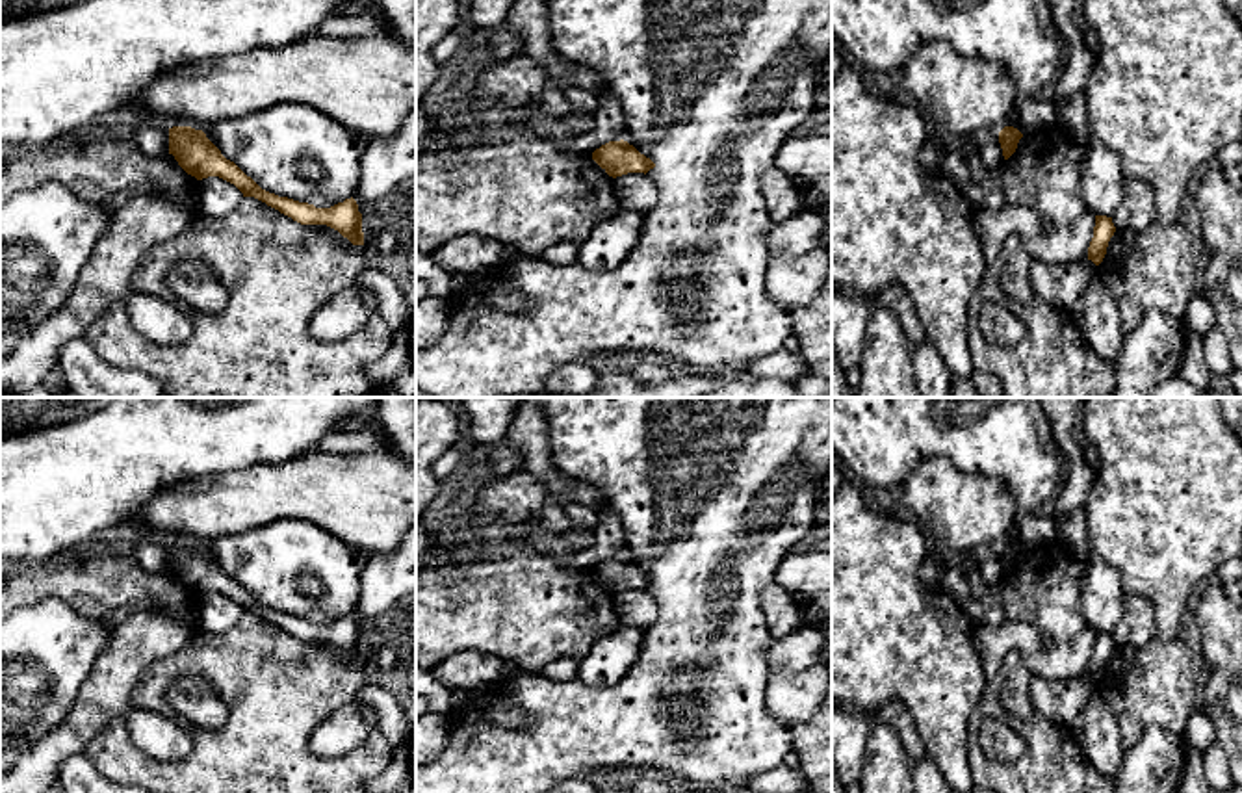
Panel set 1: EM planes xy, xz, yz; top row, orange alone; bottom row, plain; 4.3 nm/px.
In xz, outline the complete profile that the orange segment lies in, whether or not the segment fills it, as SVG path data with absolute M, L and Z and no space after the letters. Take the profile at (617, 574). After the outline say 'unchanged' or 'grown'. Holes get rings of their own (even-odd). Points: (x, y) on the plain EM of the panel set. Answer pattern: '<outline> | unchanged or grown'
M609 557L592 568L592 576L613 594L627 589L648 589L655 579L627 557Z | unchanged

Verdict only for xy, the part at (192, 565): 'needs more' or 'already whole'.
already whole

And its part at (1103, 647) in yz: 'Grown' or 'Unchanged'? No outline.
Unchanged

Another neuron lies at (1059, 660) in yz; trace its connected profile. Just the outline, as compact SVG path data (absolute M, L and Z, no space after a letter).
M1027 622L975 626L973 641L988 680L995 678L1008 652L1017 652L1034 676L1067 680L1088 674L1095 631L1092 628L1066 641L1051 641Z

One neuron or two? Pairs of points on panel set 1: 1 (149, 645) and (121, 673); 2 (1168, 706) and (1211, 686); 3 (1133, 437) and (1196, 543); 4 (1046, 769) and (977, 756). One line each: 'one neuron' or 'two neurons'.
1: one neuron
2: two neurons
3: one neuron
4: one neuron

